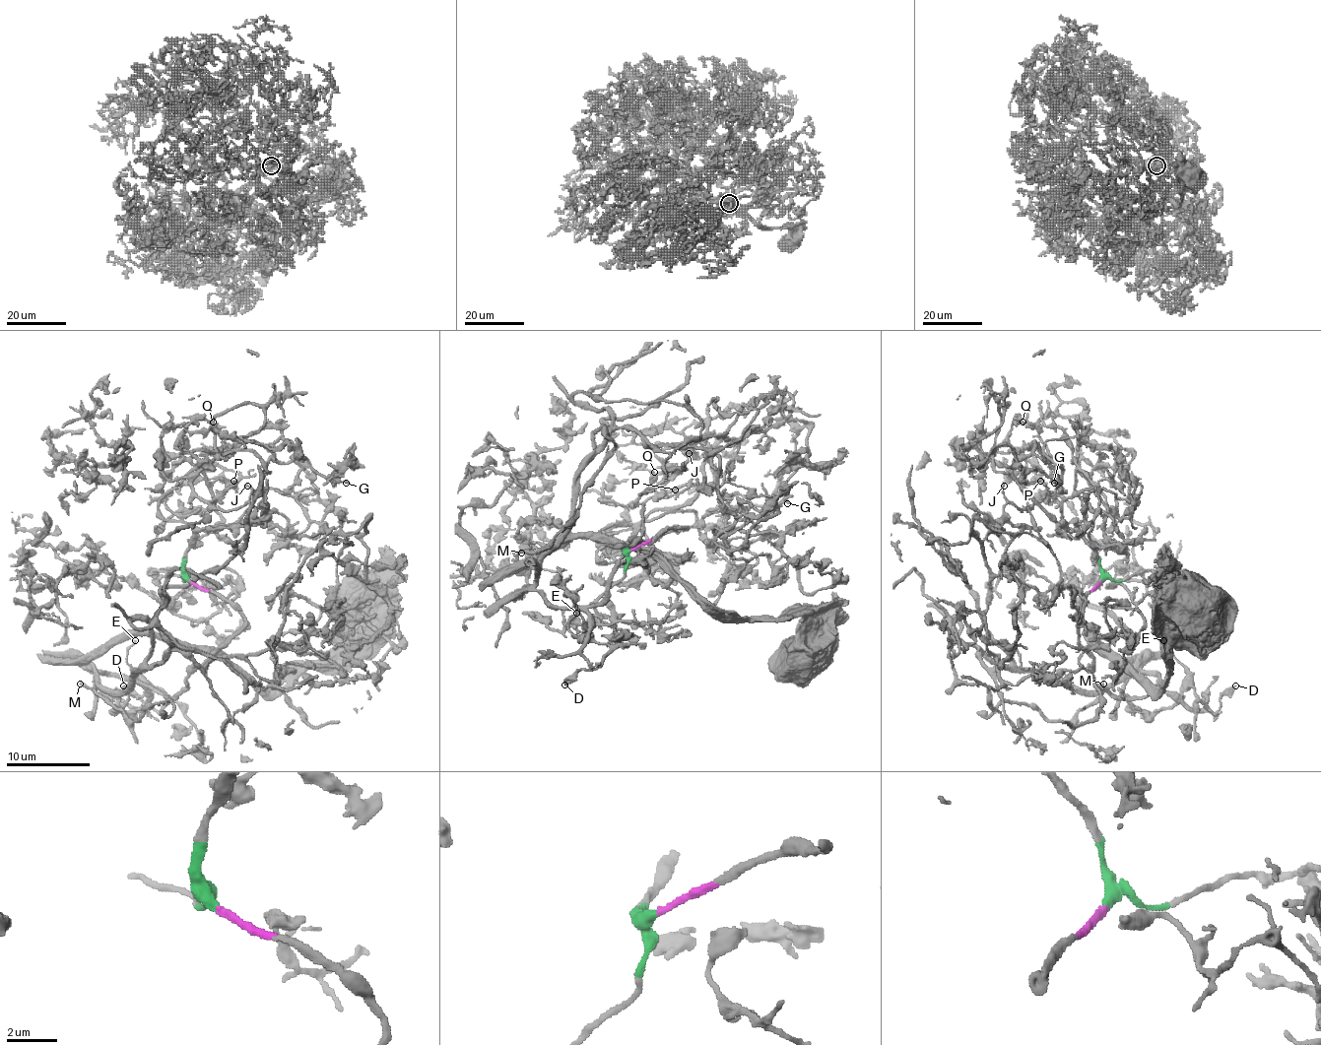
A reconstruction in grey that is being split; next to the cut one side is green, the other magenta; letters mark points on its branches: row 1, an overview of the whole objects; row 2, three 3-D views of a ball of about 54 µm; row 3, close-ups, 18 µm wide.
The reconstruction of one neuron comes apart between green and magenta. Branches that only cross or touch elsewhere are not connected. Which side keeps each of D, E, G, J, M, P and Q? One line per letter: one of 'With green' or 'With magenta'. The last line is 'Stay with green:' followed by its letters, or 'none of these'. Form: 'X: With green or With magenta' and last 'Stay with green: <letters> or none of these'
D: With magenta
E: With magenta
G: With green
J: With green
M: With magenta
P: With green
Q: With green
Stay with green: G, J, P, Q

